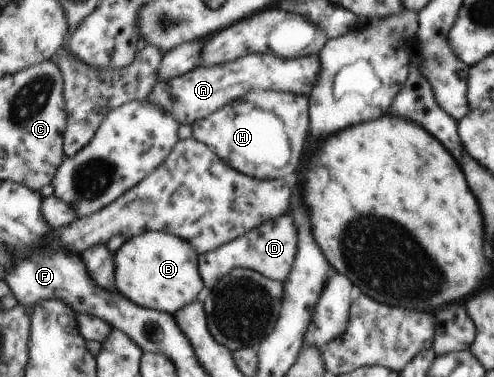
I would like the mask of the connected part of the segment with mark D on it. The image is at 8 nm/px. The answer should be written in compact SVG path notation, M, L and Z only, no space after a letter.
M285 214L264 222L235 241L227 242L215 250L198 257L198 268L204 288L211 290L232 268L251 269L272 281L284 283L291 272L298 251L298 230L294 218Z

